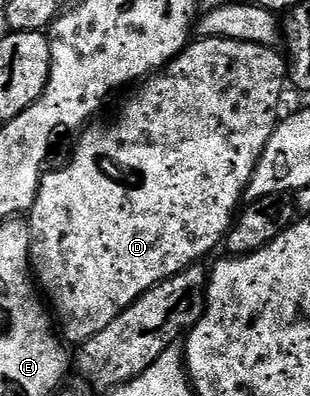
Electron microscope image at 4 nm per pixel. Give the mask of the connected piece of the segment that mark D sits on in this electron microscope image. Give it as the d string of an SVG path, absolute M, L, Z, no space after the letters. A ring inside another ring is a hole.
M222 38L193 39L163 70L145 79L137 87L141 88L137 90L136 97L117 114L113 124L93 123L83 129L84 137L81 138L72 161L65 168L56 168L53 172L52 169L45 171L40 179L40 189L34 206L26 216L30 234L28 259L35 283L46 297L58 321L59 331L69 345L84 345L87 340L94 338L94 334L106 330L106 326L110 326L110 322L114 322L114 318L118 318L118 314L122 314L122 310L126 310L146 290L150 290L155 284L161 284L163 280L177 276L179 272L194 264L201 263L205 259L203 256L210 255L219 244L221 247L225 243L228 230L244 200L244 191L254 174L254 166L258 166L258 158L262 158L262 150L266 150L266 142L270 142L270 134L274 134L278 123L276 111L280 108L280 95L284 92L284 84L286 88L286 60L278 53L276 48L258 46L254 42L234 42ZM99 156L104 160L113 160L118 167L125 168L128 172L136 172L136 184L123 184L122 181L115 180L110 173L104 172Z

